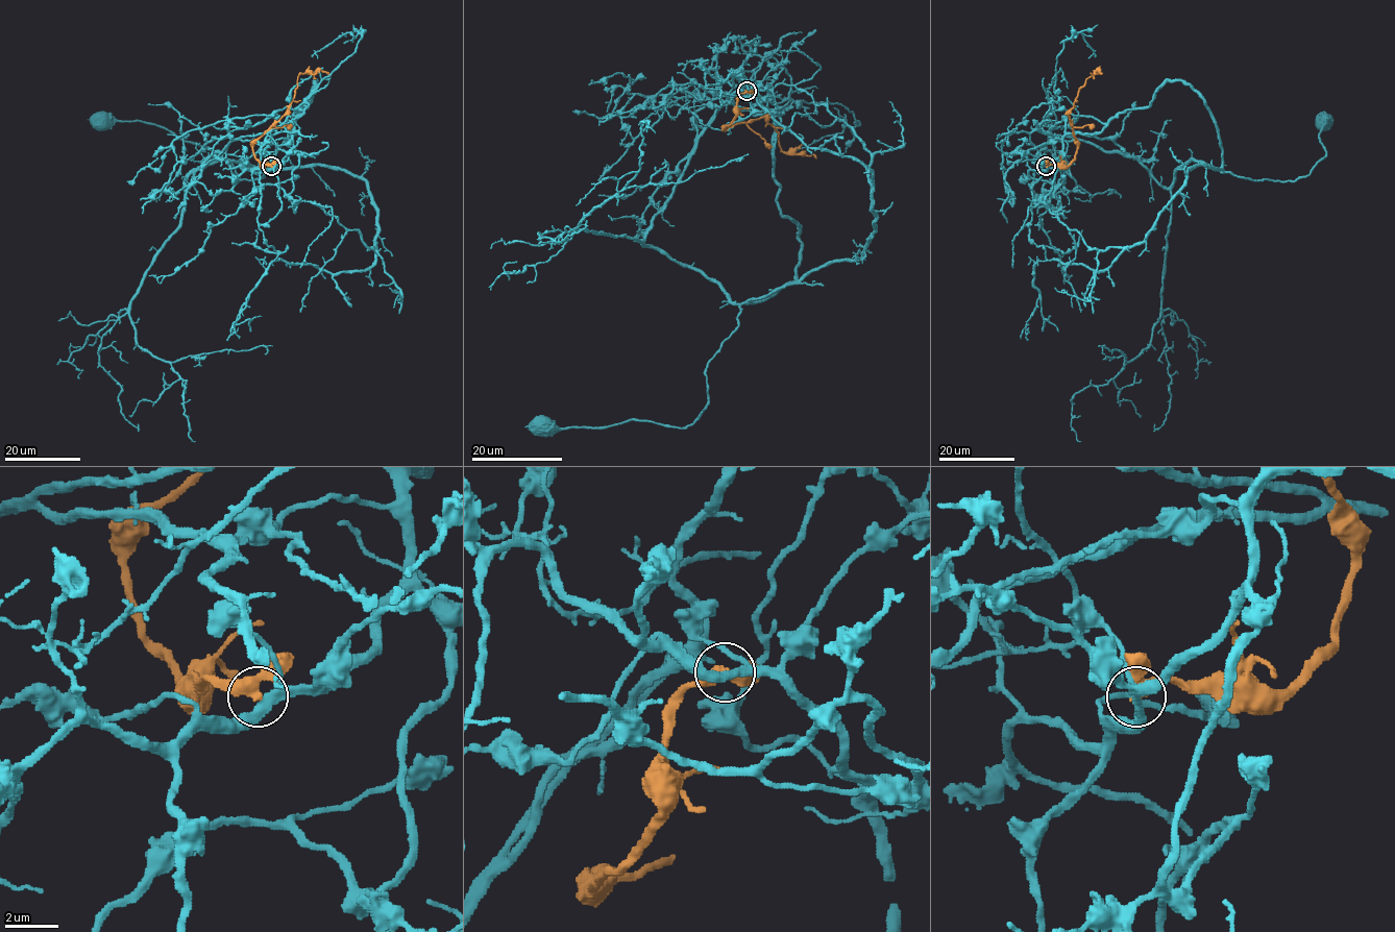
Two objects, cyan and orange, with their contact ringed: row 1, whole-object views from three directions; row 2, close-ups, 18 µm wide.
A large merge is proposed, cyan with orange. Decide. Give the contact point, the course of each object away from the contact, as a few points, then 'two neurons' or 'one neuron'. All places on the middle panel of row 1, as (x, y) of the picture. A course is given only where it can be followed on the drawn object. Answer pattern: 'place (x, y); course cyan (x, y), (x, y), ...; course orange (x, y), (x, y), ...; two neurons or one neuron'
place (747, 91); course cyan (748, 92), (773, 111), (796, 278), (740, 305), (691, 423), (543, 425); course orange (748, 92), (739, 96), (736, 117), (725, 128), (764, 118), (778, 133), (779, 146), (783, 151), (816, 157); two neurons

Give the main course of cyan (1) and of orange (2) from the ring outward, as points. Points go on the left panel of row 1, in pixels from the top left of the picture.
1: (271, 167), (288, 158), (293, 115), (316, 80), (272, 165), (250, 179), (152, 124), (102, 121)
2: (271, 167), (262, 166), (255, 157), (252, 144), (286, 114), (294, 97), (298, 76), (322, 70), (329, 73)

